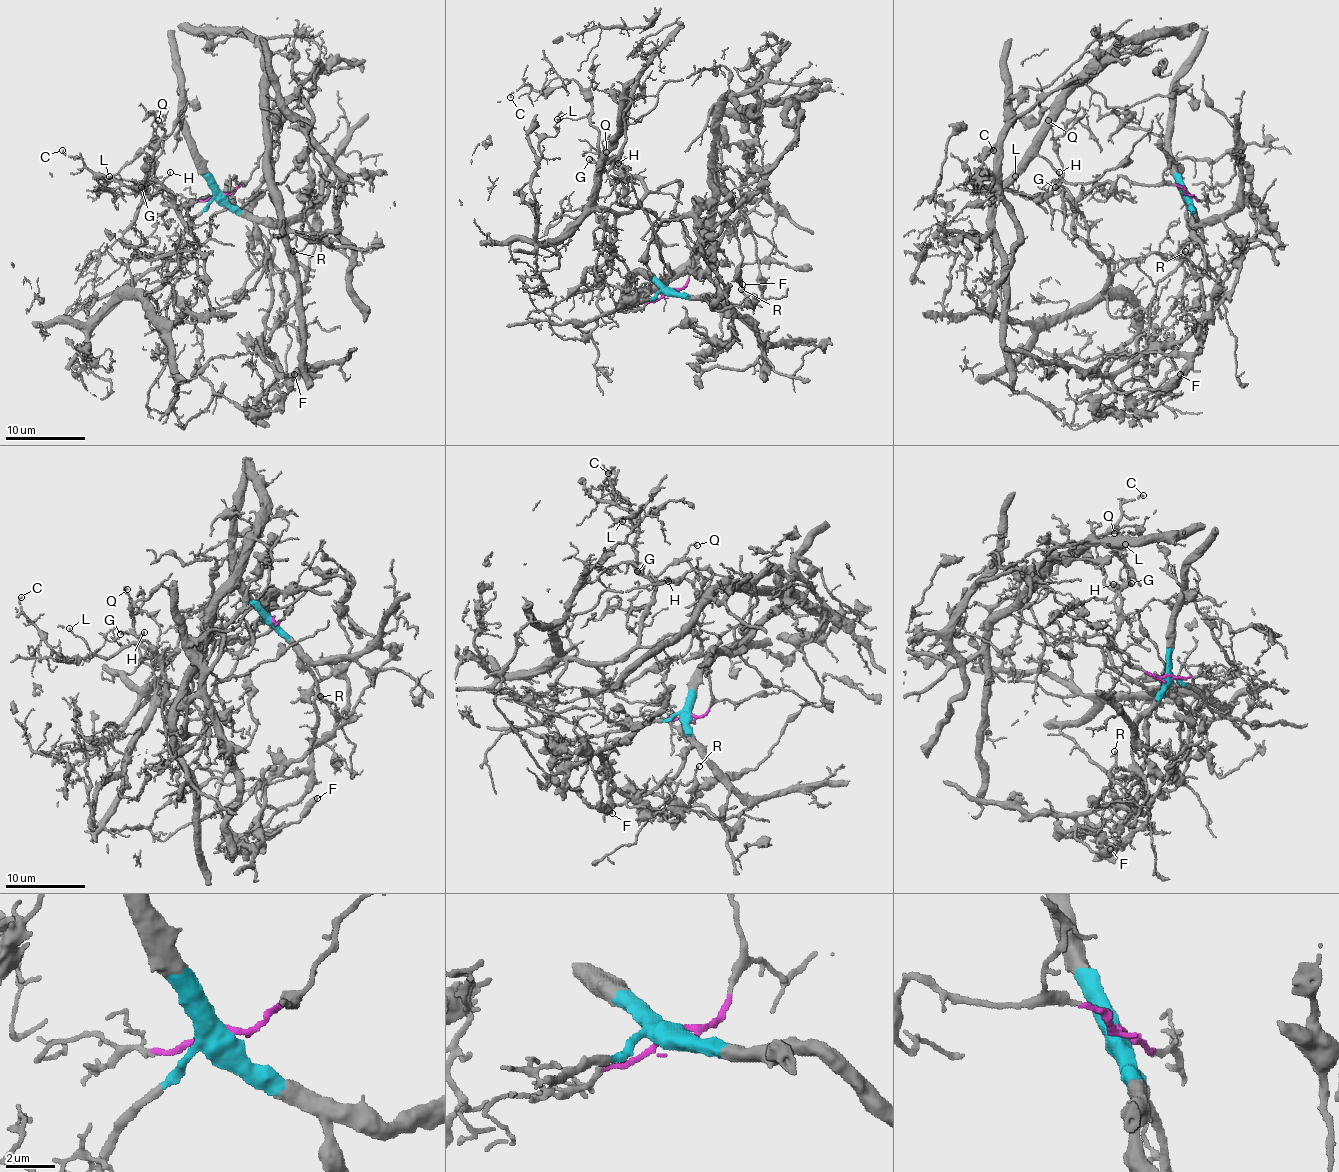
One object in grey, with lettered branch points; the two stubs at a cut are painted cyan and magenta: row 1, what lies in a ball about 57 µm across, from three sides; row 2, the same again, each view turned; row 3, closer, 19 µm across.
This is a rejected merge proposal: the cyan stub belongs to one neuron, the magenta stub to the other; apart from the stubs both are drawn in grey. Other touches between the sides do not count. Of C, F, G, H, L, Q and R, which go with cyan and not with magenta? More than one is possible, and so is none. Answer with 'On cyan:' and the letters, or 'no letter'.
On cyan: F, R

